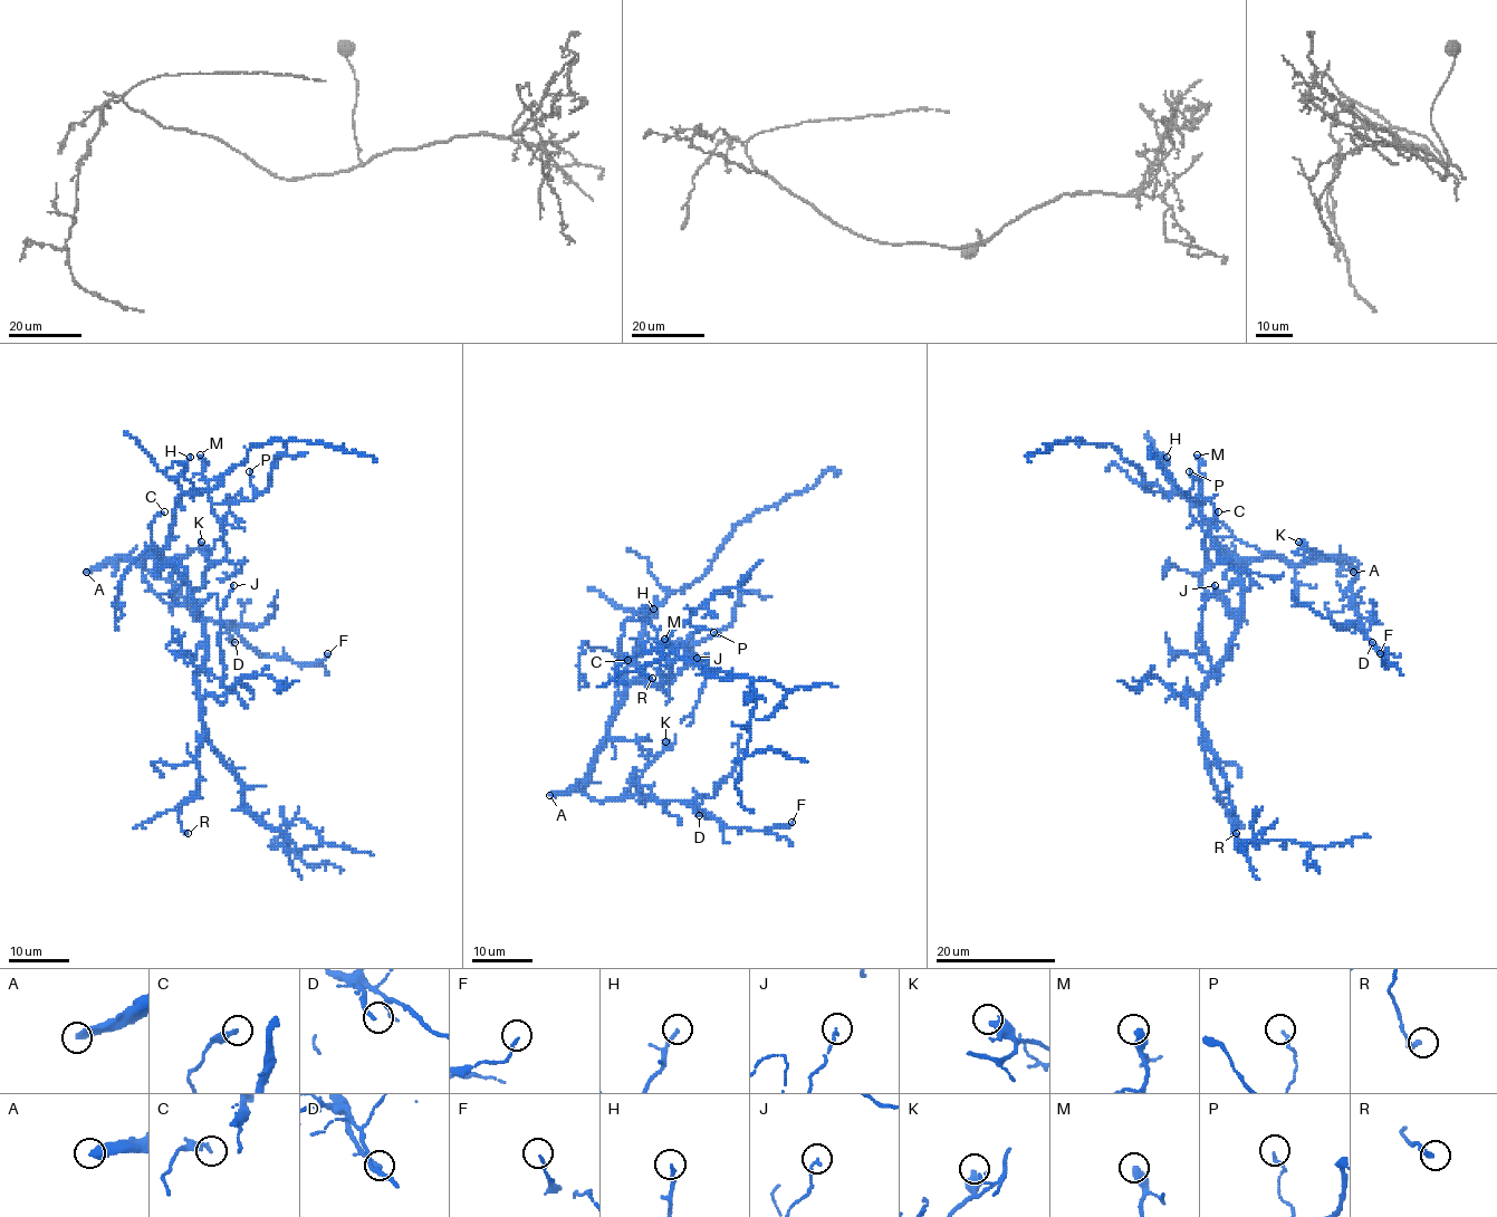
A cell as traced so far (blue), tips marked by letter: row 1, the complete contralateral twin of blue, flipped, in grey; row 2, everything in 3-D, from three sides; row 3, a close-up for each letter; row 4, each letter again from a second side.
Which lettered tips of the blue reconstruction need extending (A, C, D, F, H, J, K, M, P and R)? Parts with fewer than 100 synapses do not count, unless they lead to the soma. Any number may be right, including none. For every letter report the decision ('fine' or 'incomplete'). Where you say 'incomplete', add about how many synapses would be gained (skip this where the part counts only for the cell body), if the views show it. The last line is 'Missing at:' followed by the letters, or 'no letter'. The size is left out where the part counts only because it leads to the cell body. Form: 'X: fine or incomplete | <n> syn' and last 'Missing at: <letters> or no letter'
A: incomplete | 200 syn
C: fine
D: fine
F: fine
H: fine
J: fine
K: fine
M: fine
P: fine
R: fine
Missing at: A

